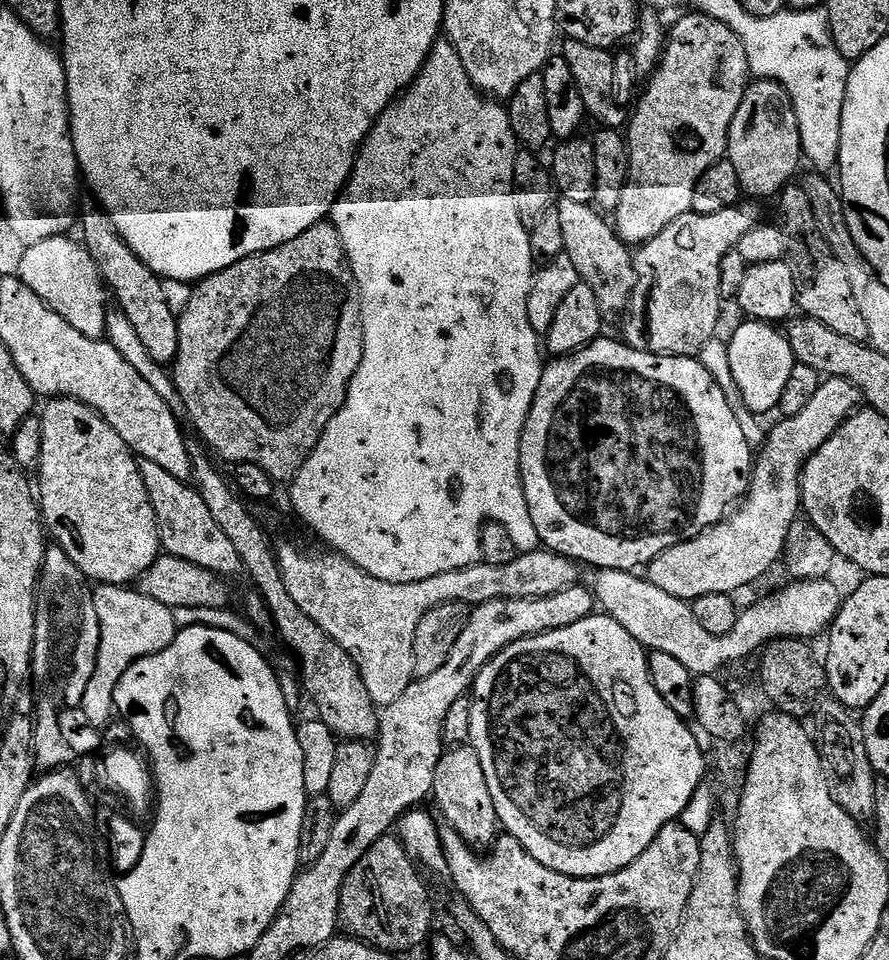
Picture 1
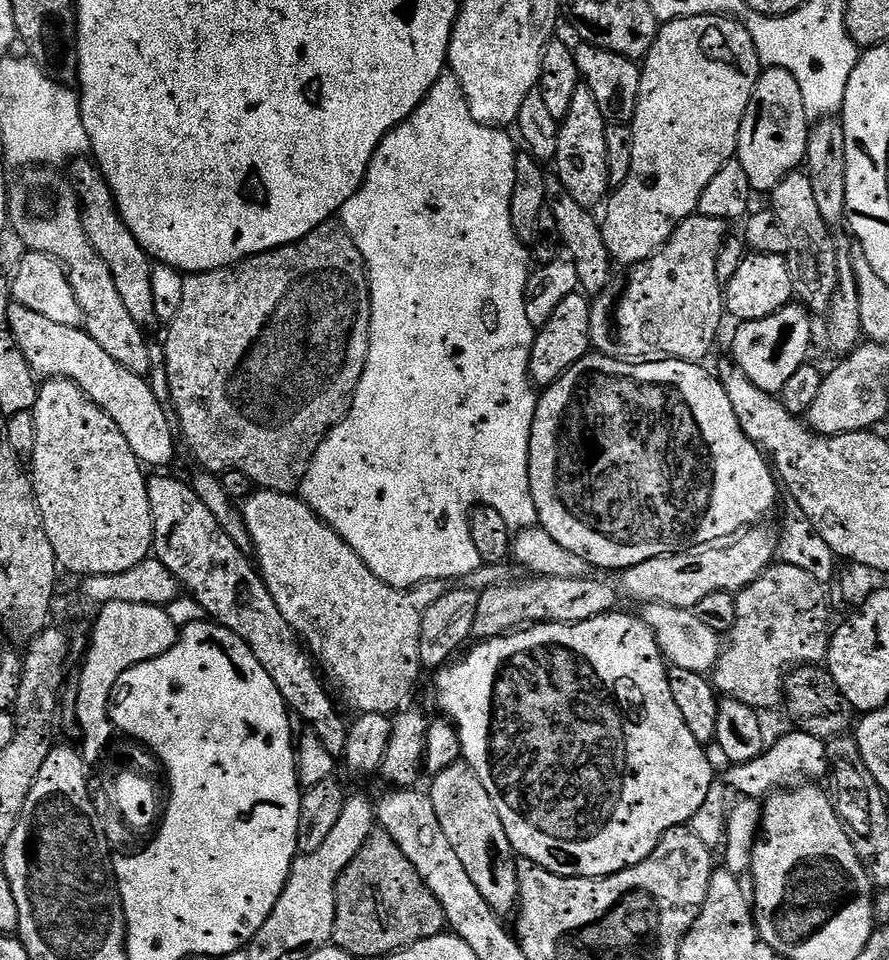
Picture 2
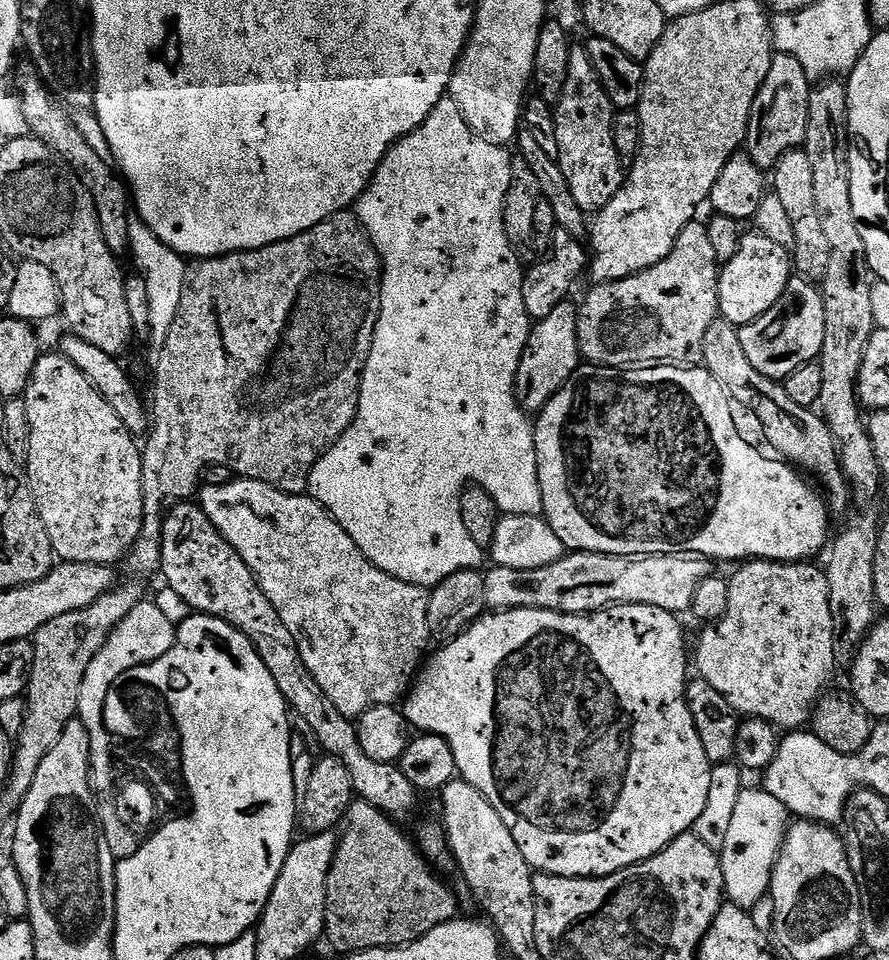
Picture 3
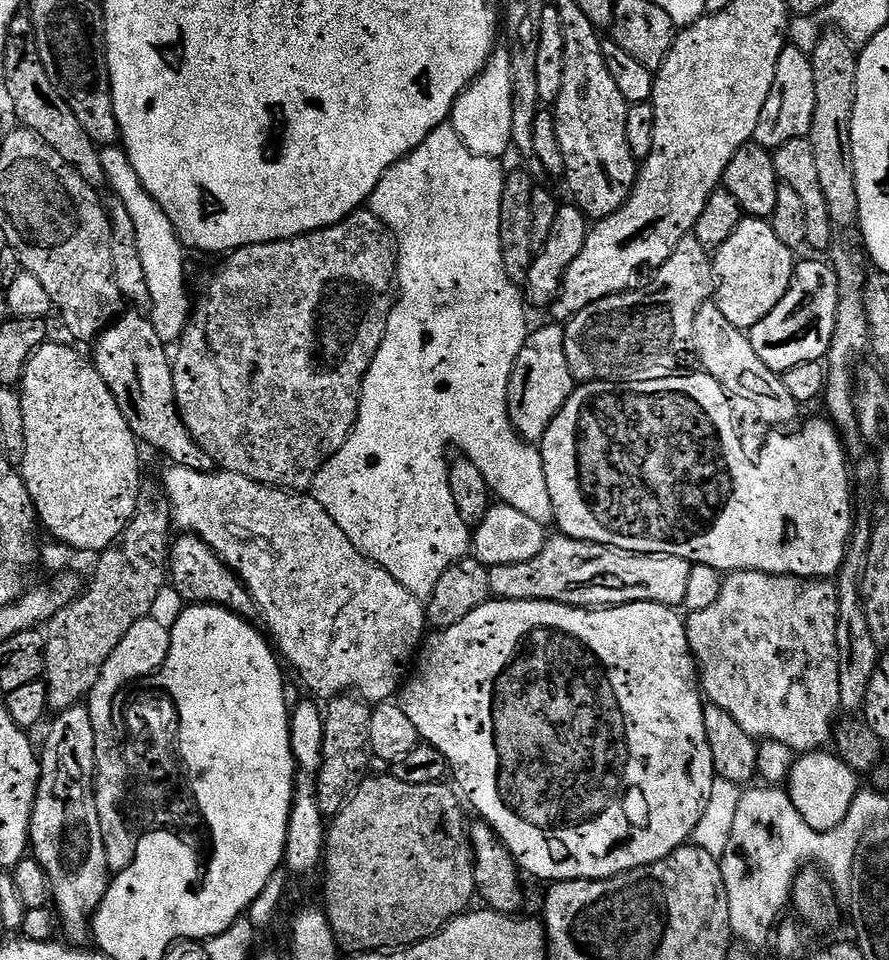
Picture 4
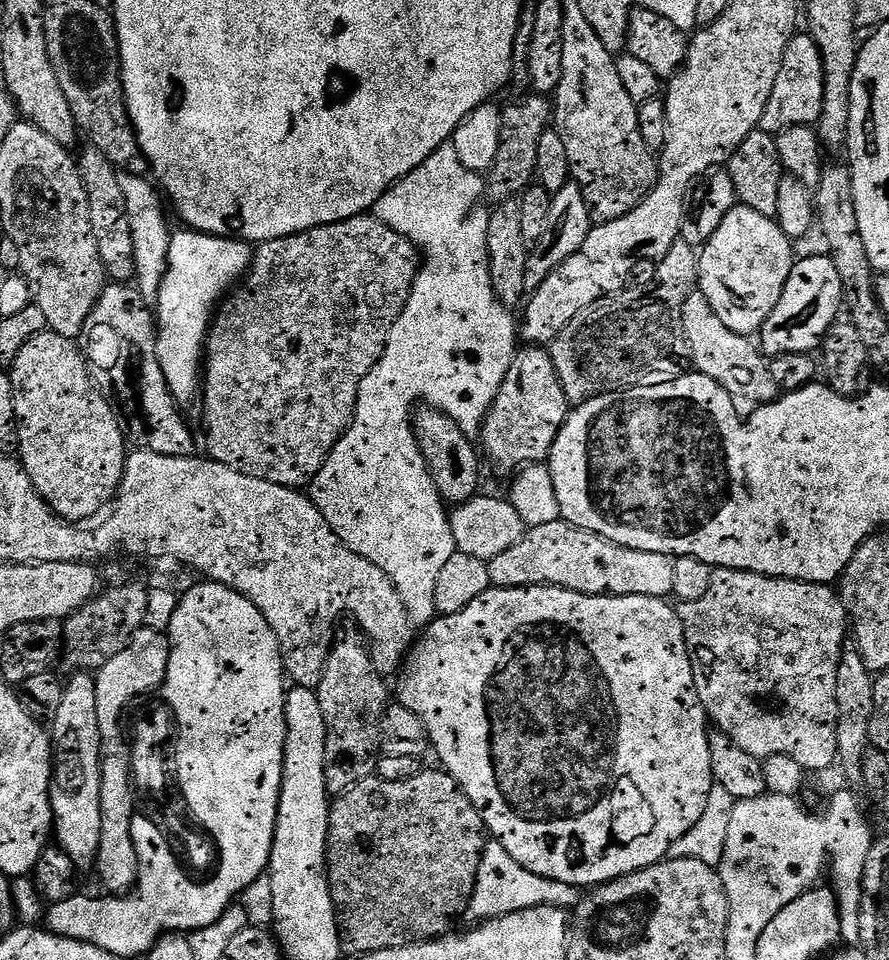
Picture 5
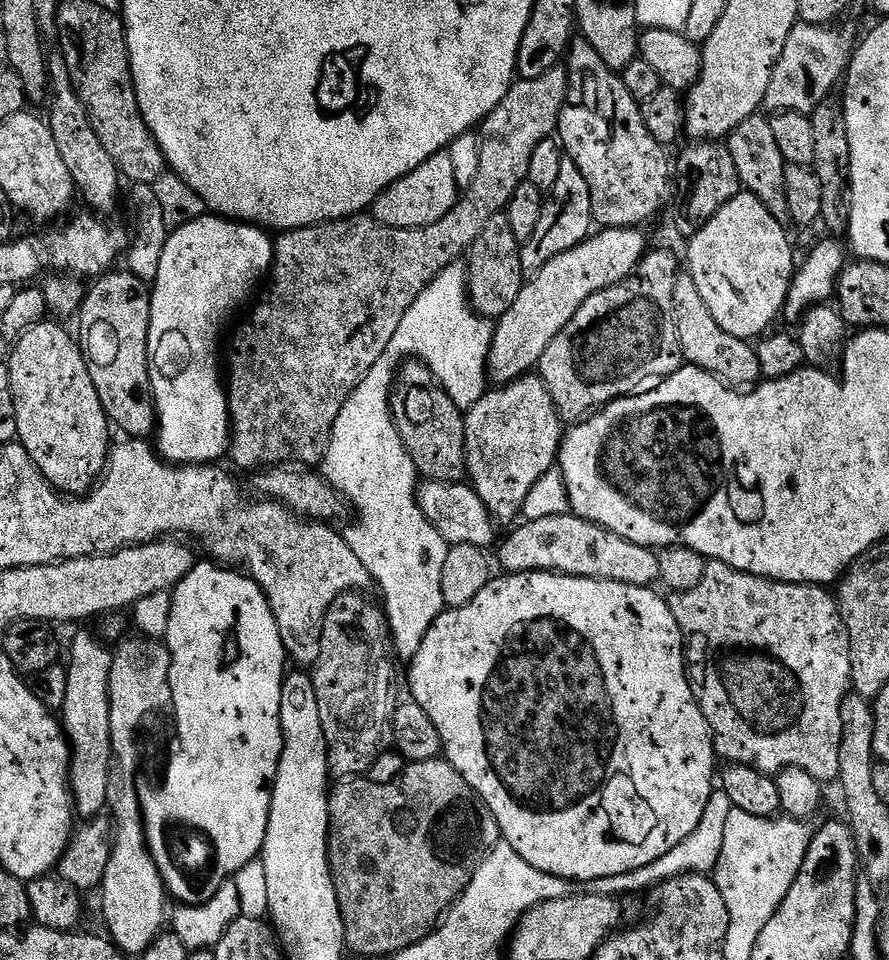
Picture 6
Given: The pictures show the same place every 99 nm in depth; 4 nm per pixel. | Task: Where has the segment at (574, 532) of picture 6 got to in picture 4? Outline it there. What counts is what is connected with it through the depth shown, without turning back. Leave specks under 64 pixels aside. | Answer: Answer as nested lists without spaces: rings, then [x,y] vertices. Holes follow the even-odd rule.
[[[563,534],[549,535],[536,555],[528,560],[488,568],[490,593],[502,600],[549,600],[559,604],[573,604],[575,608],[602,608],[634,602],[651,604],[683,605],[686,585],[692,565],[674,554],[646,554],[615,548],[609,544],[595,544],[575,540]]]

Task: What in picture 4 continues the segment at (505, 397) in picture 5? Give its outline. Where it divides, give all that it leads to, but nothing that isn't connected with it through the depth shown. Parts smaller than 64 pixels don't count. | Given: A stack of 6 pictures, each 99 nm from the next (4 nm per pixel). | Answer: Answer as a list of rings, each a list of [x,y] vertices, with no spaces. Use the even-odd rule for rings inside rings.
[[[559,323],[533,327],[514,362],[508,387],[508,413],[510,422],[523,440],[539,442],[546,434],[550,422],[562,410],[578,381],[572,376],[570,362],[566,362],[564,329]]]

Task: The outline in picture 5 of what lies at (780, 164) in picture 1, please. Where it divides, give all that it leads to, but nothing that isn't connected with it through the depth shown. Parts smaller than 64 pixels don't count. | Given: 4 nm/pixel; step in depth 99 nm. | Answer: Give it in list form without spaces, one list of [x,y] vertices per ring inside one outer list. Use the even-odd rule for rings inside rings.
[[[797,34],[786,46],[786,54],[782,54],[782,66],[778,66],[778,79],[774,82],[774,90],[770,90],[770,102],[766,102],[766,110],[762,110],[759,131],[775,134],[790,126],[815,125],[819,121],[823,101],[822,54],[811,36]]]

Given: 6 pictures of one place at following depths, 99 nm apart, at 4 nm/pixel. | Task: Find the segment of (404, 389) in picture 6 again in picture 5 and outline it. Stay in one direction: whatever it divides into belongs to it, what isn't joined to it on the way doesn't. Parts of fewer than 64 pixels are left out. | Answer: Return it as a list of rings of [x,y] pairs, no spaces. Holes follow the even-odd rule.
[[[427,406],[415,413],[414,431],[428,472],[434,478],[436,489],[440,491],[440,499],[452,506],[473,500],[481,491],[480,460],[482,464],[482,456],[473,437],[464,433],[454,418]]]

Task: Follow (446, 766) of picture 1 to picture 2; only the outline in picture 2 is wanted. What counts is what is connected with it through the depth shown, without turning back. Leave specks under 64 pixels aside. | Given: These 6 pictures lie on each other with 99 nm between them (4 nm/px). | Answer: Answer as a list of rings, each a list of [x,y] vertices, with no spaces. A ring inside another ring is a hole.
[[[463,760],[433,777],[430,783],[428,793],[437,811],[438,822],[450,846],[461,859],[462,866],[466,867],[466,874],[473,879],[478,892],[490,903],[491,908],[502,918],[509,917],[519,905],[518,862],[490,794],[473,768]]]

